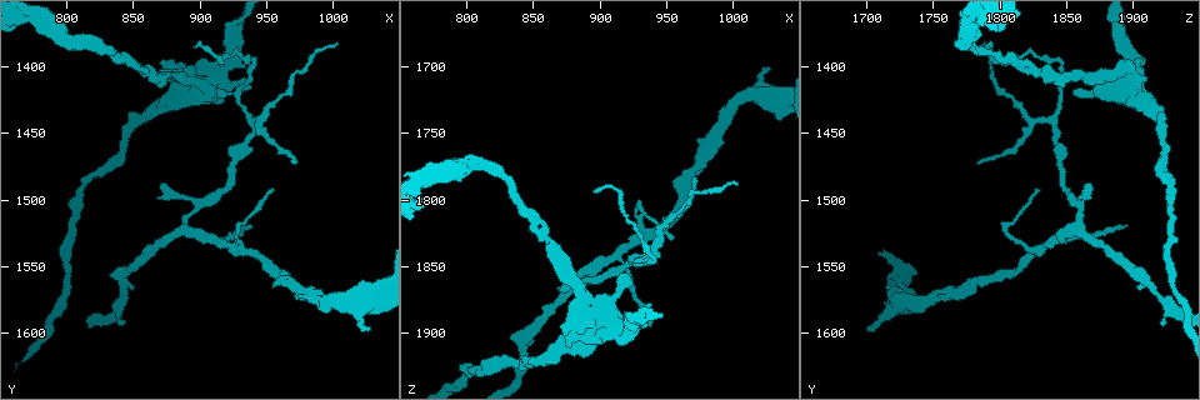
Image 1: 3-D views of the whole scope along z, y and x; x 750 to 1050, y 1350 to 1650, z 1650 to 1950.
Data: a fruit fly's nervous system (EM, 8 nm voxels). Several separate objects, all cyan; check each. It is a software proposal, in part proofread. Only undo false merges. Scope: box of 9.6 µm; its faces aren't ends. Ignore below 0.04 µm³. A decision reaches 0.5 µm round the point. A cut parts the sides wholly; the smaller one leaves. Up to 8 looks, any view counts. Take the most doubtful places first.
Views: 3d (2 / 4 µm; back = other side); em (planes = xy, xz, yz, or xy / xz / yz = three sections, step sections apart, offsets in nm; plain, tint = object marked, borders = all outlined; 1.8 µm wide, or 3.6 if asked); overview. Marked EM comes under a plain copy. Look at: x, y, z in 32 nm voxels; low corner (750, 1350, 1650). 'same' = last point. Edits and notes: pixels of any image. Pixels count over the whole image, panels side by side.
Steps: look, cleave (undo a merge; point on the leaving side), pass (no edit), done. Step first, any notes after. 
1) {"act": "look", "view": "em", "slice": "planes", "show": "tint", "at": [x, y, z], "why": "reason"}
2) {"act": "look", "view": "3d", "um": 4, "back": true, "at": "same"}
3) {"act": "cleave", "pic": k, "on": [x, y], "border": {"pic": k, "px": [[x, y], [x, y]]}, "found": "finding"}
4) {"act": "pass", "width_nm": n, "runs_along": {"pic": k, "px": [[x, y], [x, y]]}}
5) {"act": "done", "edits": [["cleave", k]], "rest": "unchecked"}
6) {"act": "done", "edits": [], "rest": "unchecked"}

{"act": "look", "view": "em", "slice": "planes", "show": "tint", "at": [940, 1442, 1840], "why": "abrupt turn"}

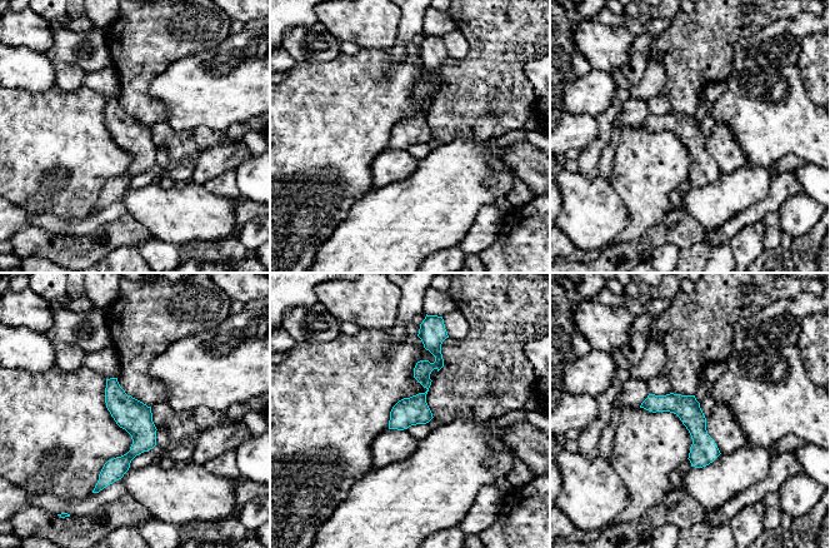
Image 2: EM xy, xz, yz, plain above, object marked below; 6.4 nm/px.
{"act": "pass", "runs_along": {"pic": 2, "px": [[114, 380], [138, 447], [104, 483]]}, "found": "all the same neuron"}

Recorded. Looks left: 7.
{"act": "look", "view": "em", "slice": "planes", "show": "tint", "at": [798, 1382, 1774], "why": "calibre changes"}

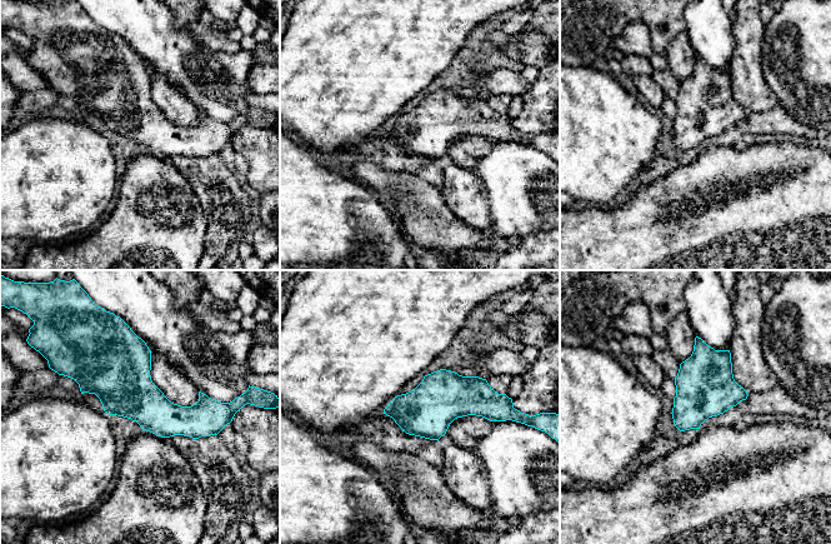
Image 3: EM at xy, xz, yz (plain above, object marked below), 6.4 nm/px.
{"act": "pass", "found": "all the same neuron"}

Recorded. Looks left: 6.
{"act": "look", "view": "em", "slice": "planes", "show": "tint", "at": [888, 1524, 1856], "why": "abrupt turn"}

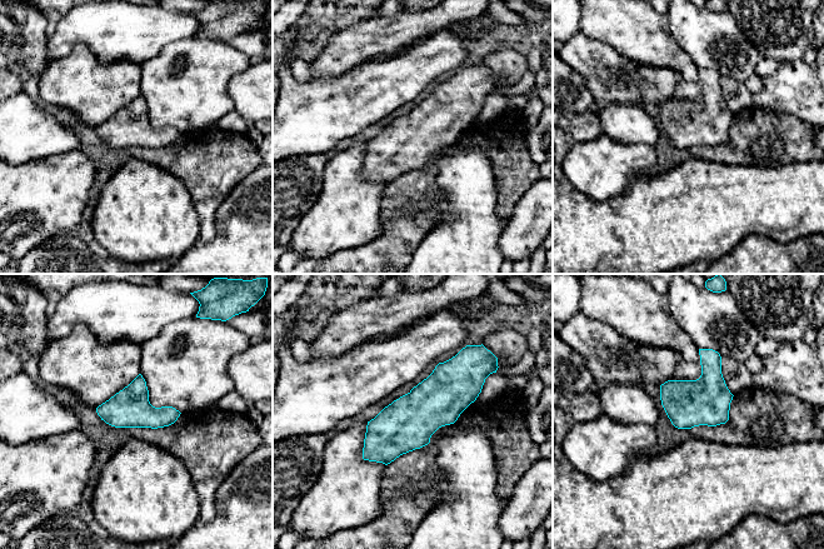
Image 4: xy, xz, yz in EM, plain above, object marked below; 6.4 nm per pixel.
{"act": "pass", "width_nm": 260, "runs_along": {"pic": 4, "px": [[477, 375], [454, 384], [365, 455]]}, "found": "one neuron here"}

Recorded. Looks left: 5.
{"act": "done", "edits": [], "rest": "unchecked"}

